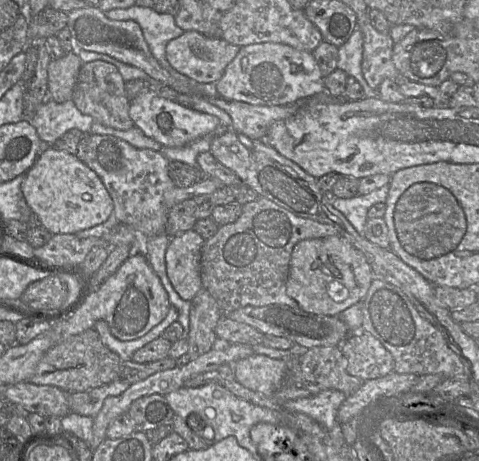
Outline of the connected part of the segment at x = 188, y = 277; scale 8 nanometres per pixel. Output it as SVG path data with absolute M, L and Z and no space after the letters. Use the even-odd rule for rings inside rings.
M194 229L170 238L165 254L167 276L183 300L191 301L202 288L200 260L204 242Z

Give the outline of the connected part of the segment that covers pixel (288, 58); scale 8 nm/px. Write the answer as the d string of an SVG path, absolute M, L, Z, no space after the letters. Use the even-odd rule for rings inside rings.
M279 43L241 47L215 86L218 95L227 100L266 106L299 103L325 91L324 78L312 52Z

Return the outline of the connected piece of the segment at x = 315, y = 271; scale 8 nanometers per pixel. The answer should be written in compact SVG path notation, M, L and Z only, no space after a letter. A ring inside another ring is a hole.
M343 235L307 239L293 248L286 292L305 312L337 316L365 298L374 278L364 254Z

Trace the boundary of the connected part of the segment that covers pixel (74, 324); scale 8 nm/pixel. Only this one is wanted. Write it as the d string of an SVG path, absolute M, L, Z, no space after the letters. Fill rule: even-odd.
M133 253L114 274L90 293L74 313L60 322L60 341L93 328L98 320L104 320L117 339L135 340L163 321L170 307L168 294L147 258L141 253Z

